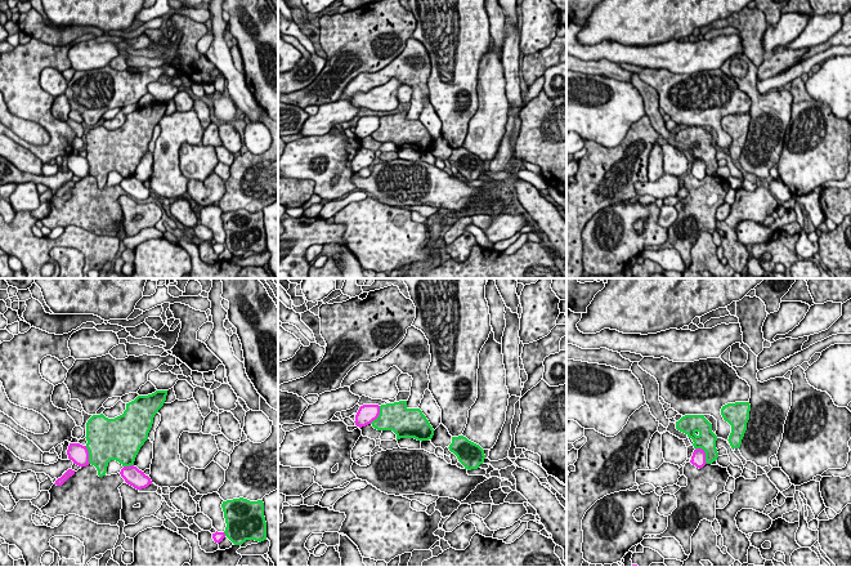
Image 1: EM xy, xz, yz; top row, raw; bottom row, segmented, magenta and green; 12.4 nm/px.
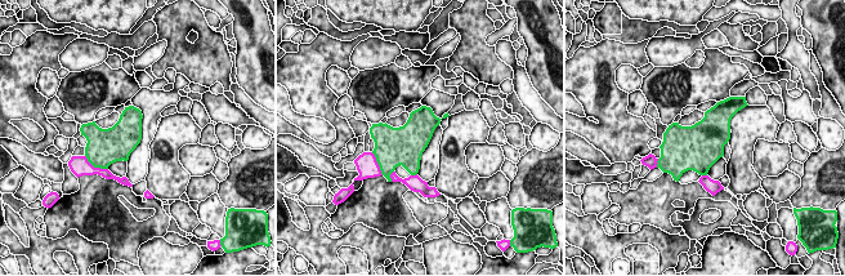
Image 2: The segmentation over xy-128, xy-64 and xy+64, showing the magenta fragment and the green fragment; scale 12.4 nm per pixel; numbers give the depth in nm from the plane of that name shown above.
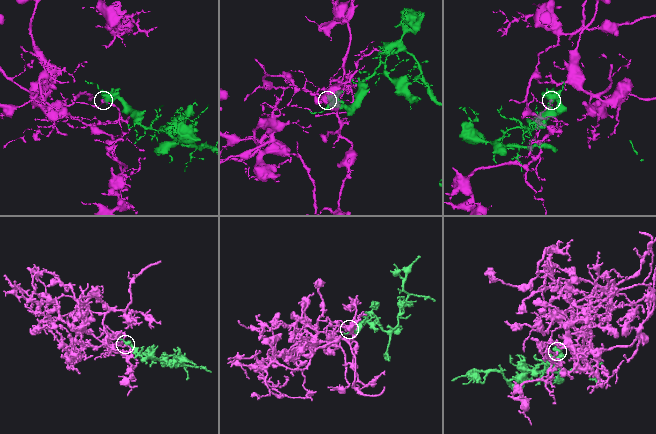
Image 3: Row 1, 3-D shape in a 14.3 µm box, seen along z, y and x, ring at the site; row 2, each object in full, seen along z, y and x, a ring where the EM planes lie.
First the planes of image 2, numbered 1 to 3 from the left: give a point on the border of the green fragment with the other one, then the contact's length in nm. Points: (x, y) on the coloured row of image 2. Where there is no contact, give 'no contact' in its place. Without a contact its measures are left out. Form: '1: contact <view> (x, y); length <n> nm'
1: contact xy-128 (95, 168); length 340 nm
2: contact xy-64 (378, 164); length 320 nm
3: contact xy+64 (657, 163); length 120 nm

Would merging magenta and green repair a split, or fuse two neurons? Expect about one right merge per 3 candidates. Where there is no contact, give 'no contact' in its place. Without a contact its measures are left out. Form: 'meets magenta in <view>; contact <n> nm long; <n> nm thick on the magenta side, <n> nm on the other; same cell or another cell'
meets magenta in yz; contact 240 nm long; 190 nm thick on the magenta side, 240 nm on the other; same cell

